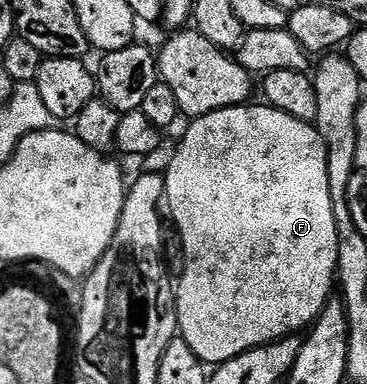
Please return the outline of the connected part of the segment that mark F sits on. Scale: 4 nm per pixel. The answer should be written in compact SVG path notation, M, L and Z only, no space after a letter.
M265 102L254 103L237 104L235 108L216 110L191 119L190 129L183 134L170 165L164 168L164 200L167 205L170 203L170 212L174 215L174 224L178 227L179 234L182 235L182 248L186 251L186 269L182 272L182 281L177 281L176 284L180 336L210 366L236 358L250 348L259 348L271 344L273 340L309 329L320 310L324 310L326 303L332 299L333 292L330 291L335 291L336 288L338 235L332 210L332 194L328 190L328 150L324 138L314 124L300 122L300 118L292 118L292 114L284 114Z

